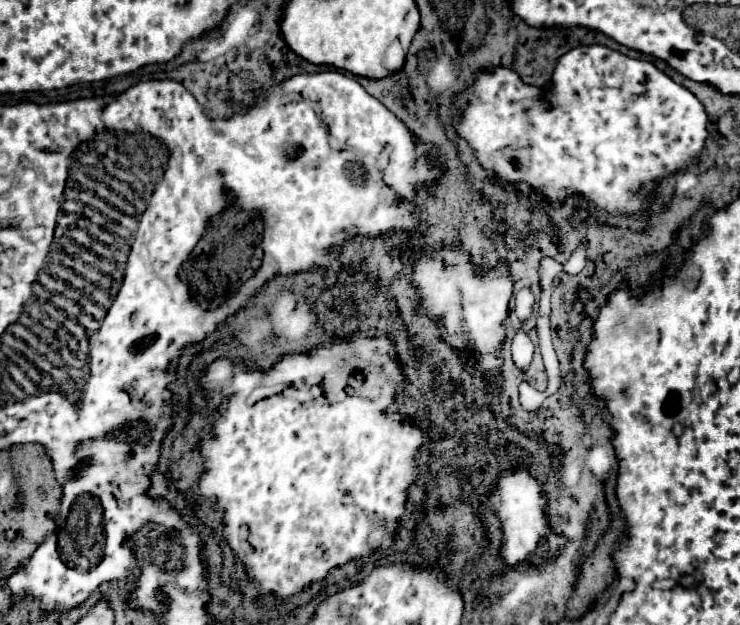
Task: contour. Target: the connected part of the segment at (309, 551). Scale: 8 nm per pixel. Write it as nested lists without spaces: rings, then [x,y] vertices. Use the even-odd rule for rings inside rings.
[[[390,337],[358,339],[354,343],[342,343],[340,339],[336,339],[332,349],[316,349],[312,355],[284,357],[268,373],[248,371],[244,363],[234,367],[232,361],[218,359],[212,365],[208,365],[204,375],[198,379],[200,385],[214,391],[214,401],[218,405],[218,411],[212,417],[212,427],[208,431],[204,431],[198,441],[198,447],[208,457],[206,473],[198,481],[198,493],[202,497],[218,497],[218,505],[224,509],[226,541],[238,553],[240,561],[244,563],[246,571],[250,573],[250,577],[254,579],[254,583],[258,585],[262,595],[268,591],[282,595],[282,597],[294,595],[294,593],[302,591],[306,585],[310,585],[312,581],[322,581],[330,569],[344,565],[354,557],[366,557],[372,553],[372,549],[390,547],[392,533],[398,531],[398,527],[400,527],[398,519],[404,513],[406,489],[418,475],[428,473],[428,469],[424,469],[424,465],[428,465],[428,461],[430,461],[430,453],[422,453],[416,457],[416,449],[420,449],[426,441],[426,437],[422,437],[422,429],[404,423],[400,415],[390,411],[390,405],[392,405],[390,395],[394,395],[398,391],[398,387],[404,383],[402,367],[398,363],[394,363],[394,359],[388,355],[390,349],[392,349]],[[246,527],[250,529],[250,535],[248,535],[248,543],[244,549],[244,529]]]

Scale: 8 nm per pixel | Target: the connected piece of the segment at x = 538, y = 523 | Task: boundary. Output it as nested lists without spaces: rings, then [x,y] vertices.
[[[522,469],[506,471],[492,495],[480,495],[480,503],[488,509],[492,509],[498,519],[504,523],[504,561],[506,565],[518,565],[530,557],[540,545],[540,541],[546,537],[550,543],[550,549],[558,553],[564,545],[564,539],[560,535],[554,535],[548,525],[548,505],[540,493],[538,481]]]

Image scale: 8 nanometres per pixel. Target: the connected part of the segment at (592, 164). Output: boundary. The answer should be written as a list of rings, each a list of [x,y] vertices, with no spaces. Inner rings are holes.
[[[603,45],[574,48],[560,57],[552,75],[550,105],[548,99],[548,89],[522,83],[522,79],[506,67],[498,67],[492,73],[478,71],[476,83],[456,95],[454,103],[462,111],[460,123],[456,125],[458,133],[470,143],[477,163],[494,173],[491,184],[514,191],[515,182],[525,181],[540,195],[549,196],[549,191],[562,191],[562,195],[582,193],[598,209],[614,215],[640,215],[638,211],[648,205],[646,195],[654,189],[654,183],[670,173],[696,165],[708,137],[706,111],[684,85],[676,85],[650,61],[626,57]],[[521,148],[529,151],[529,157],[518,167],[513,164],[513,158],[521,154],[517,151]]]

